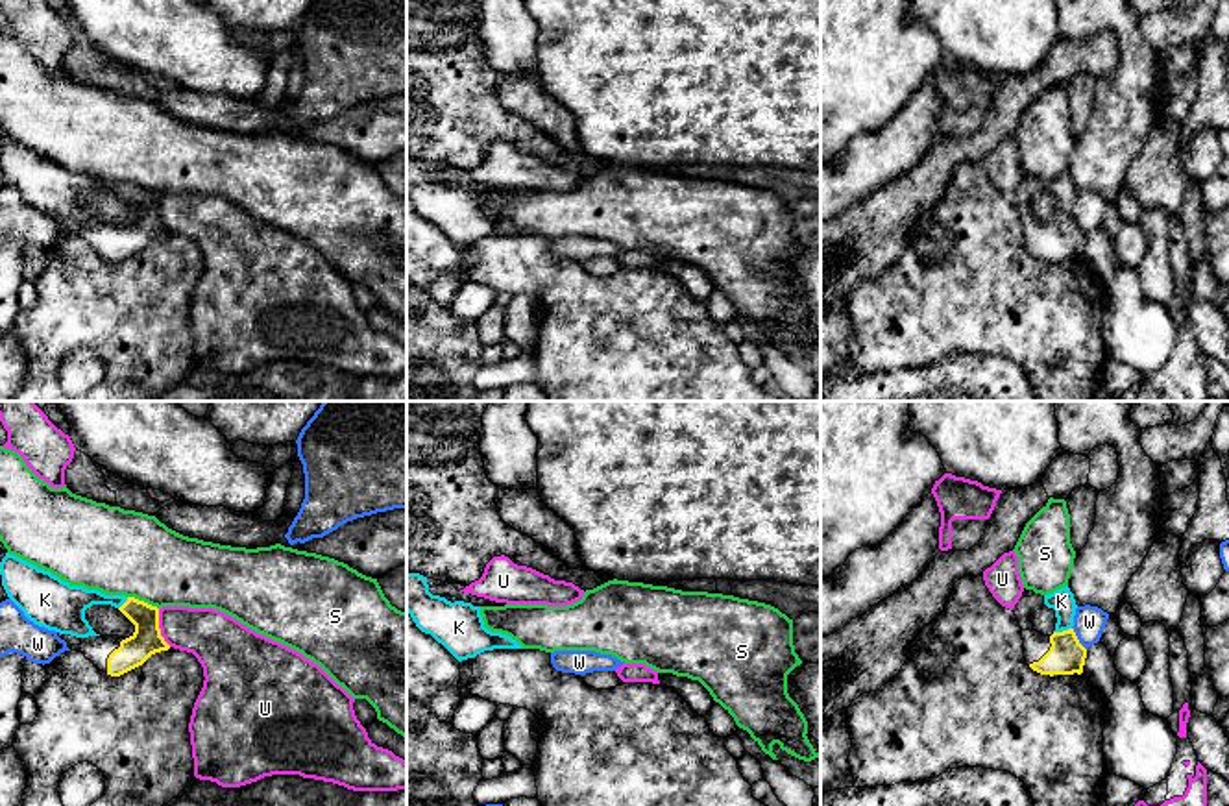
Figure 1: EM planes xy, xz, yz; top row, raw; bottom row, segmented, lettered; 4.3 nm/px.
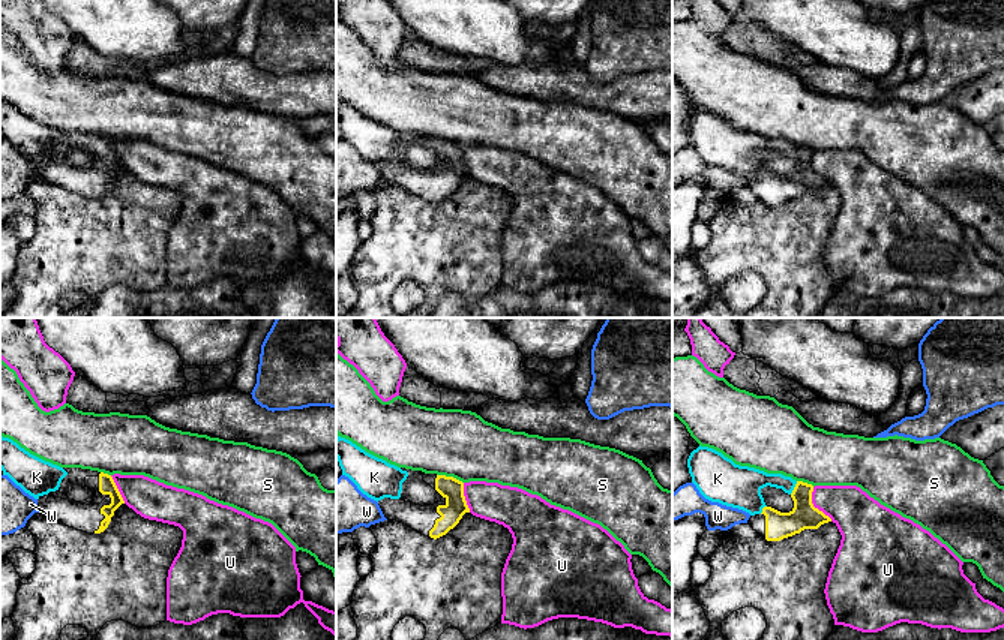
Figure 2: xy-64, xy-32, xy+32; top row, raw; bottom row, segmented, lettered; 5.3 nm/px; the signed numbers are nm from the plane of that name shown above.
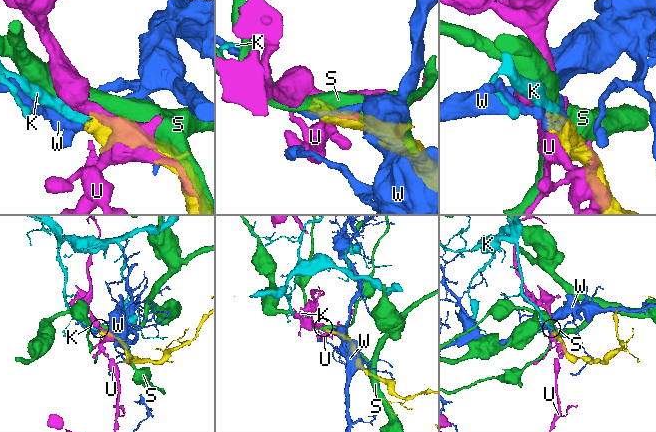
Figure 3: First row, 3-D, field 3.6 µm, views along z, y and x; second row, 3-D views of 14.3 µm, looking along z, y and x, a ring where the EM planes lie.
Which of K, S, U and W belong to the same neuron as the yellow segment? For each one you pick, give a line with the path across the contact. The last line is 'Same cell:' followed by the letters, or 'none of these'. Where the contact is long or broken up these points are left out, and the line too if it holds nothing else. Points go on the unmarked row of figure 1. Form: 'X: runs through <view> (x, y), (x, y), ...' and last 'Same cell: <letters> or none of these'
K: runs through yz (1067, 241), (1063, 217), (1061, 187)
Same cell: K

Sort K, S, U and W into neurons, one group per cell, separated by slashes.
K / S / U / W

